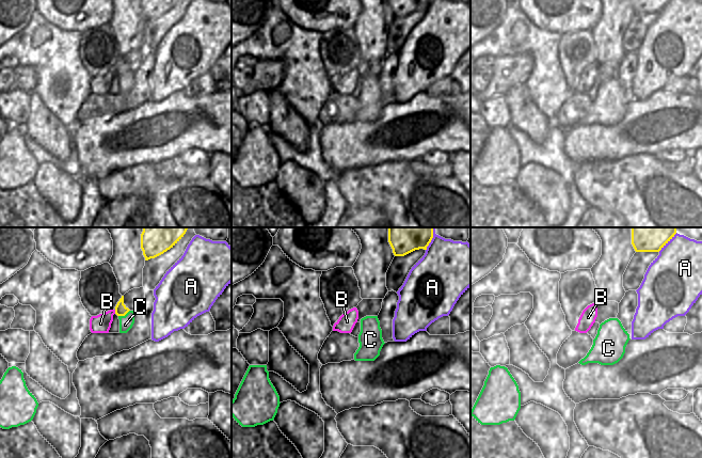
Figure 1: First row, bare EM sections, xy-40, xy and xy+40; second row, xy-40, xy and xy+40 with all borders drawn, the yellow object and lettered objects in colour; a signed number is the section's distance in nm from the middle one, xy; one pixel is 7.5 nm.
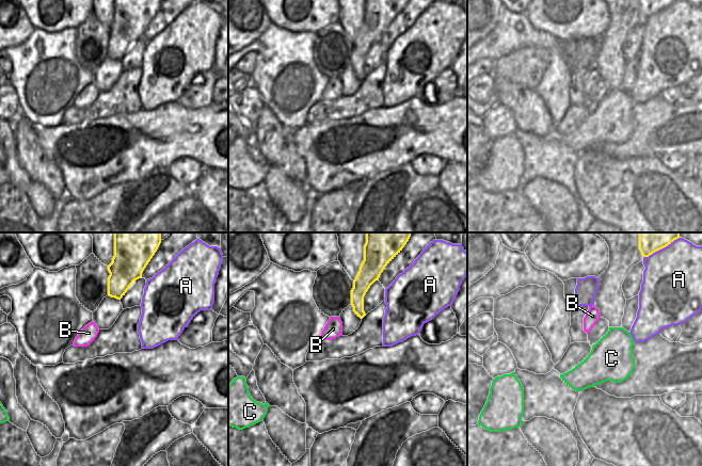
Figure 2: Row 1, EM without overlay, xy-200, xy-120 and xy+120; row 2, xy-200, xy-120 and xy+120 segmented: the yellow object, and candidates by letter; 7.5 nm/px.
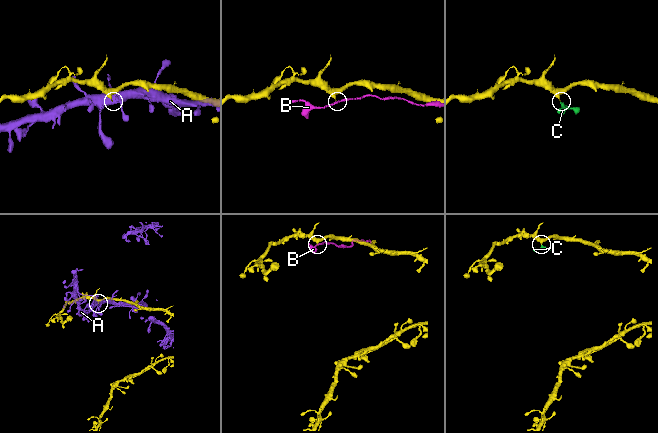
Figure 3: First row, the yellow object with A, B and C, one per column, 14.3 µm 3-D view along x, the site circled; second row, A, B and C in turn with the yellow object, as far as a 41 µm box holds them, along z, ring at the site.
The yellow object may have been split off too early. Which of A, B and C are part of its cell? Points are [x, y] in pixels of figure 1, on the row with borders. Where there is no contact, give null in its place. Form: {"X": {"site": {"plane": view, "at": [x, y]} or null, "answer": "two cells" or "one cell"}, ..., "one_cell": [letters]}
{"A": {"site": {"plane": "xy+40", "at": [667, 242]}, "answer": "two cells"}, "B": {"site": {"plane": "xy-40", "at": [115, 312]}, "answer": "two cells"}, "C": {"site": {"plane": "xy-40", "at": [124, 315]}, "answer": "two cells"}, "one_cell": []}

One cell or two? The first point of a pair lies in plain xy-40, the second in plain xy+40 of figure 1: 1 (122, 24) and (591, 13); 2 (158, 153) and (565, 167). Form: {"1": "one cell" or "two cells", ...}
{"1": "two cells", "2": "two cells"}

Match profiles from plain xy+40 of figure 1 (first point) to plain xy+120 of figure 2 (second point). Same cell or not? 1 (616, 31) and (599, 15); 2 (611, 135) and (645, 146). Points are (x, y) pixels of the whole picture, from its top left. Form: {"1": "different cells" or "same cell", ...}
{"1": "different cells", "2": "same cell"}

